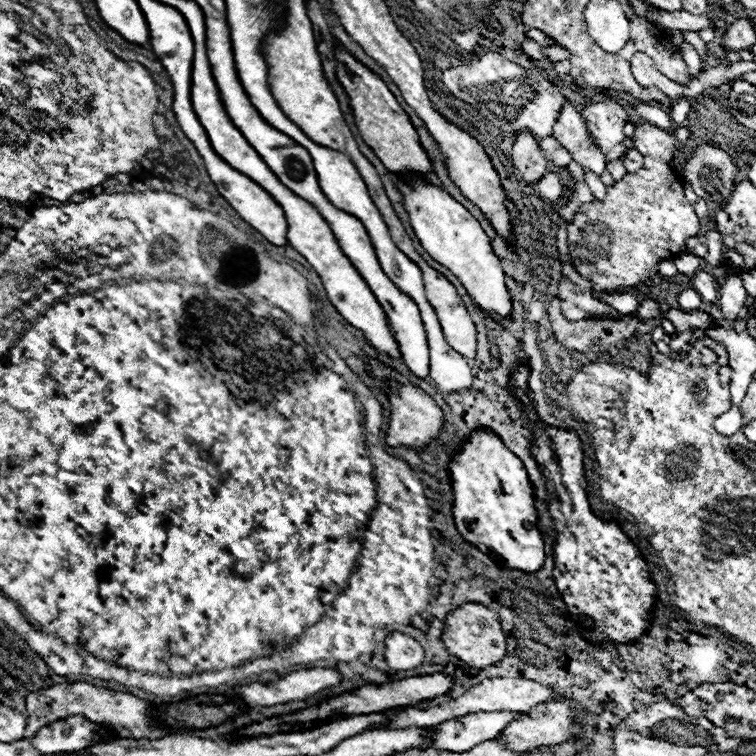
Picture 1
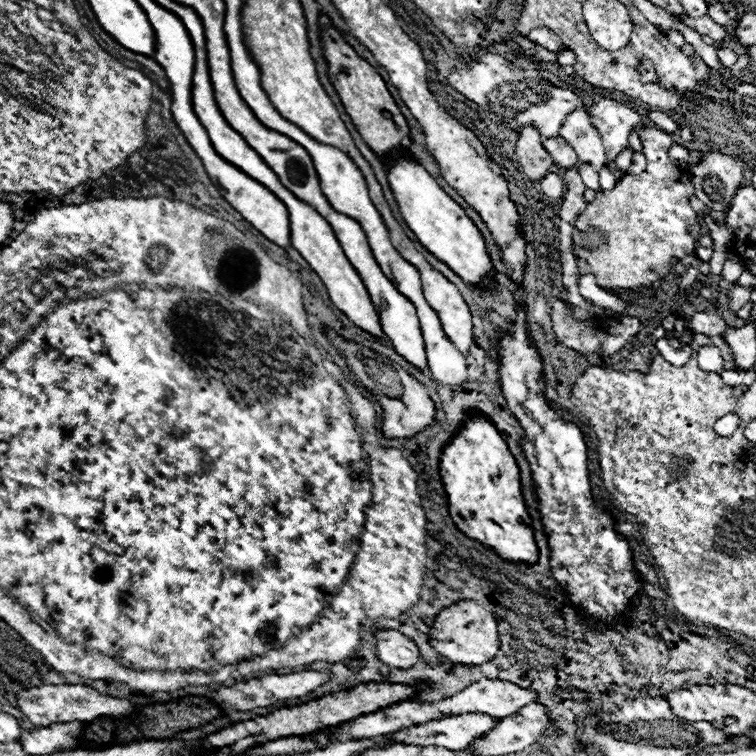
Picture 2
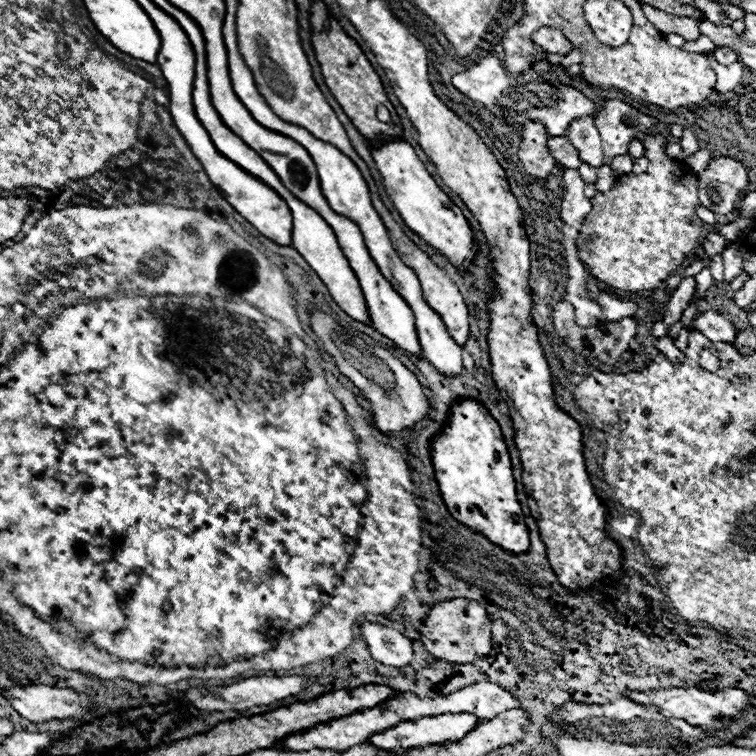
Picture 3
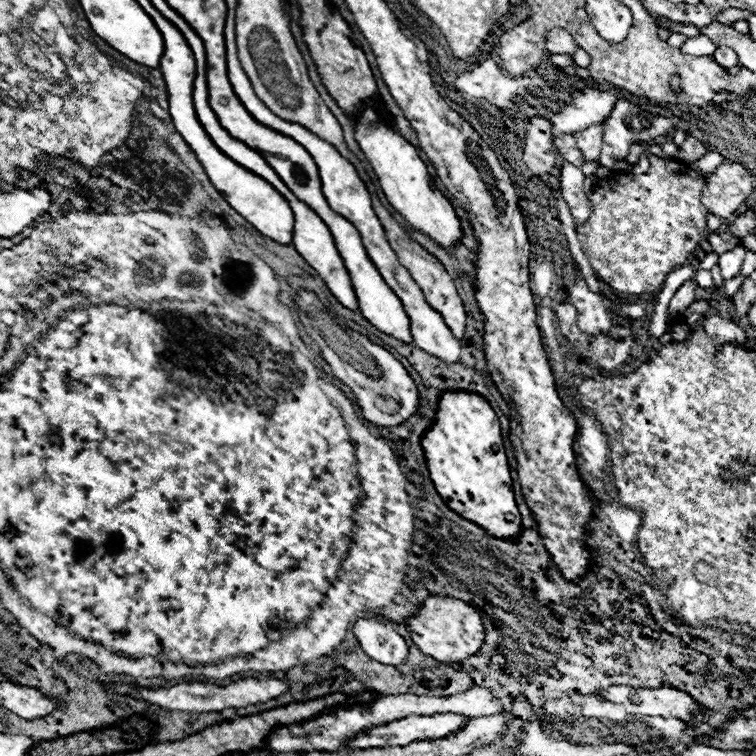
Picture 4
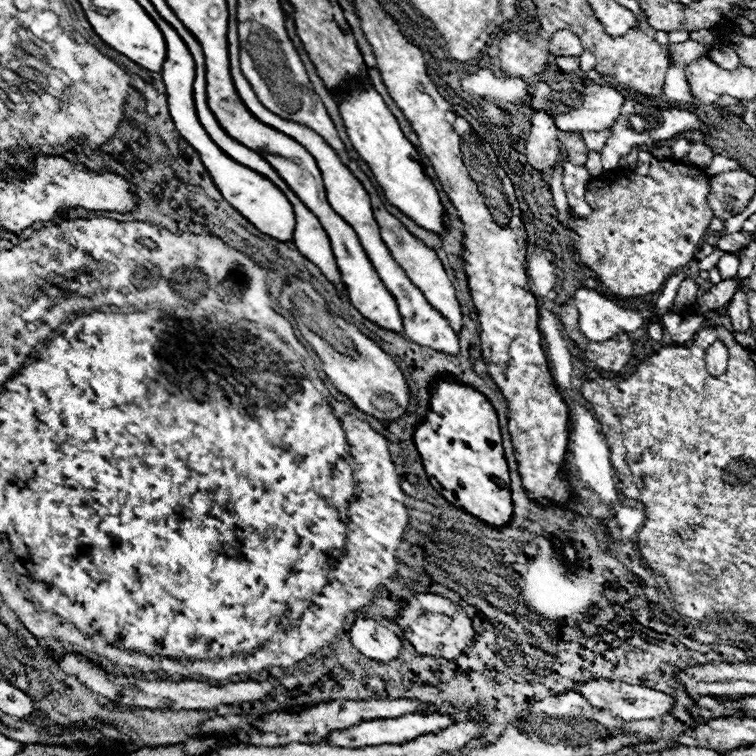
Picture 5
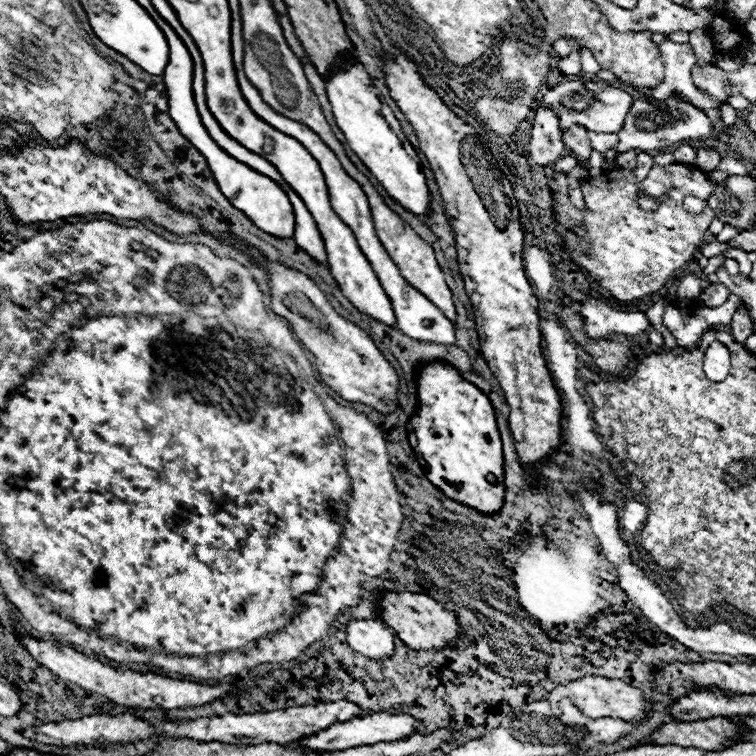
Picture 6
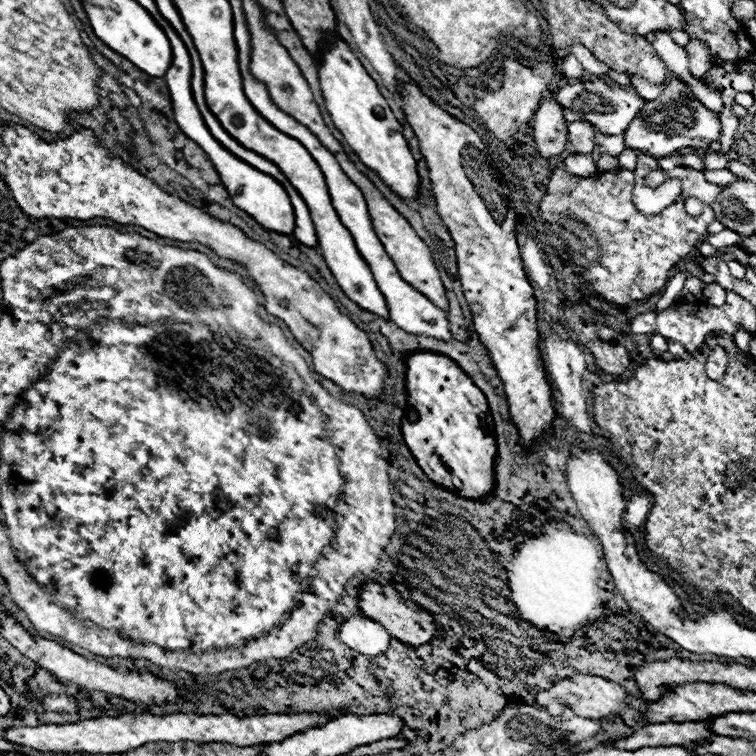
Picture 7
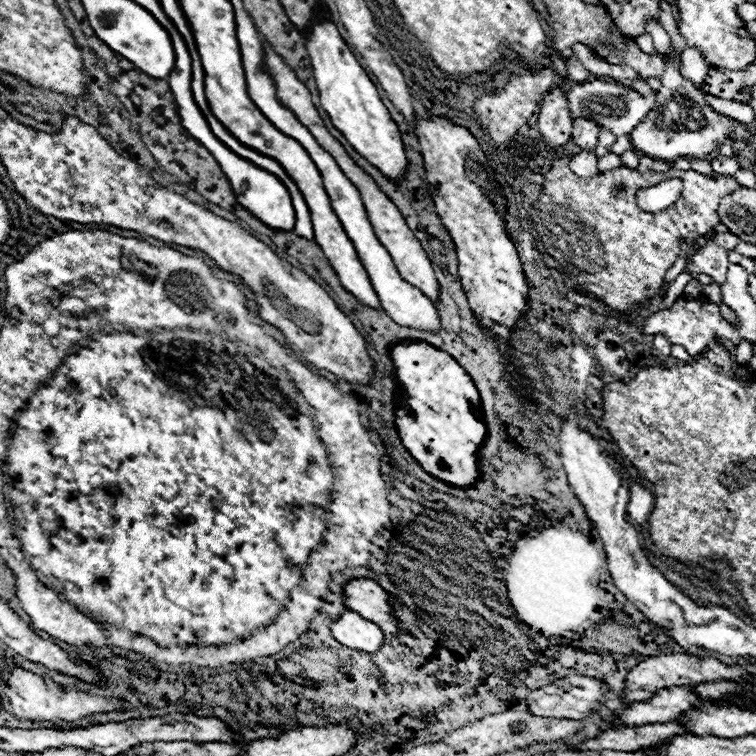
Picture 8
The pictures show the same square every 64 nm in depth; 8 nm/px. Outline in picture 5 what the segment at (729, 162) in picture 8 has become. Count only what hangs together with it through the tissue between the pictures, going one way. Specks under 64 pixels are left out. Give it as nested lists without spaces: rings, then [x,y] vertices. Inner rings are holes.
[[[690,142],[690,152],[688,152],[686,160],[690,164],[694,164],[694,166],[706,166],[706,164],[710,164],[712,156],[714,156],[714,152],[706,144],[702,144],[702,142]]]

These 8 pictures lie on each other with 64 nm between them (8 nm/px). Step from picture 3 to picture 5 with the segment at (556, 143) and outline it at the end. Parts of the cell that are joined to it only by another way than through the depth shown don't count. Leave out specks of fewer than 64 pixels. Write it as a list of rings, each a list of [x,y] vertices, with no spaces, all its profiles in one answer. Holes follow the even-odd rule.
[[[560,132],[558,142],[560,142],[560,148],[566,152],[568,162],[578,164],[578,166],[586,164],[588,154],[584,152],[584,142],[580,140],[578,132]]]

